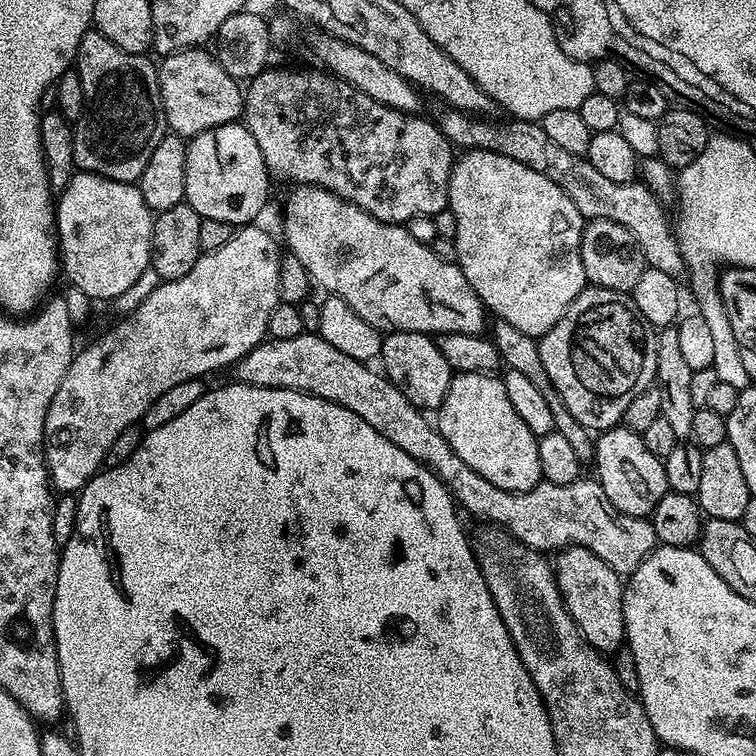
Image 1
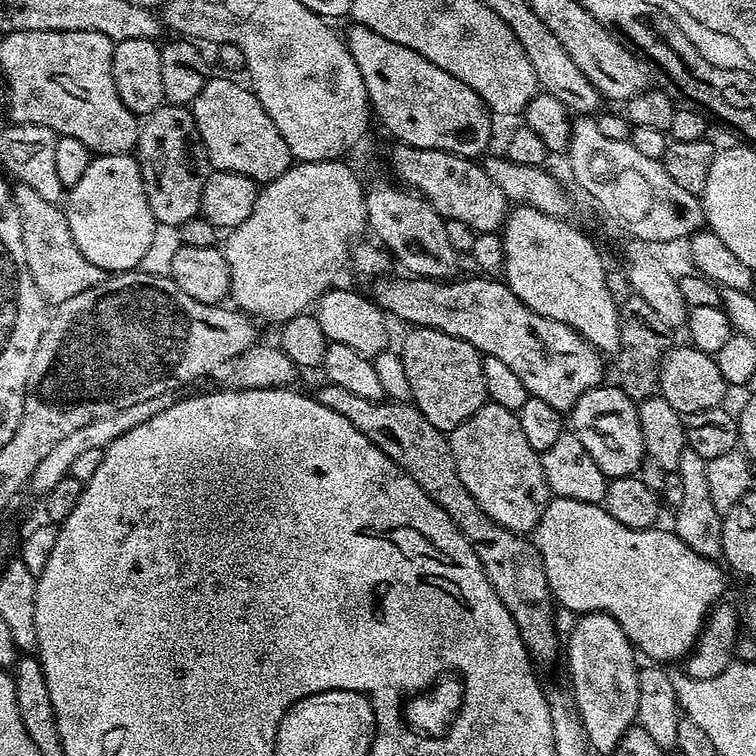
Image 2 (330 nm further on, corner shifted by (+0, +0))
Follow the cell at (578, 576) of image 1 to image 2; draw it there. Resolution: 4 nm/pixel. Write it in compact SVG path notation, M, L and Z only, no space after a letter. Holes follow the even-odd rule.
M589 612L575 617L572 632L566 636L566 660L568 656L568 672L572 675L570 695L575 701L580 723L584 726L585 741L593 753L615 753L622 734L633 727L638 710L638 674L640 668L636 664L637 649L622 626L607 612Z

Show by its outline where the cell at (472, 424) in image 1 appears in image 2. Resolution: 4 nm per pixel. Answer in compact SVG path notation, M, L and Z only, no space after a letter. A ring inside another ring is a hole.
M486 402L466 422L452 429L450 443L458 474L484 513L512 532L531 533L540 523L550 493L540 453L526 442L516 413Z

